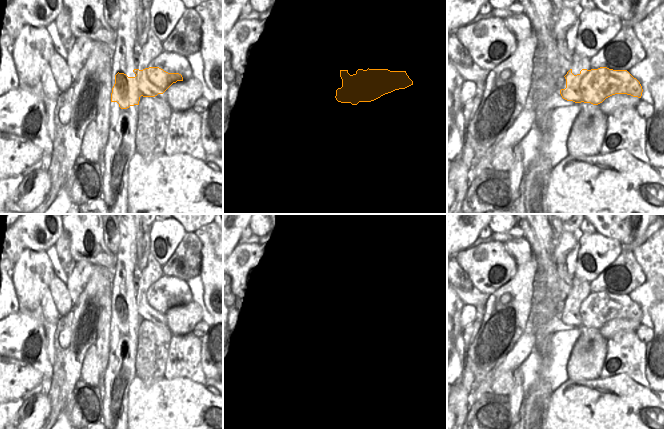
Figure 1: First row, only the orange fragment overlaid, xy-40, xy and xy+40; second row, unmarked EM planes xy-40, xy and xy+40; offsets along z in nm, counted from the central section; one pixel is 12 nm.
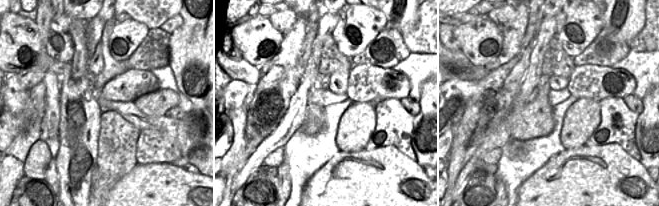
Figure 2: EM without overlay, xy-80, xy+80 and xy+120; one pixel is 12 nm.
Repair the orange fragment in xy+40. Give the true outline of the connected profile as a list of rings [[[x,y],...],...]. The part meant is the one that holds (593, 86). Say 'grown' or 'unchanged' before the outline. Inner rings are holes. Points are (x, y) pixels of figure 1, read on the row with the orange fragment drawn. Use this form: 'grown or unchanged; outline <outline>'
unchanged; outline [[[607,67],[582,69],[574,75],[570,69],[564,76],[566,88],[560,90],[563,99],[575,103],[598,105],[615,94],[627,94],[641,98],[642,86],[627,70],[613,70]]]

